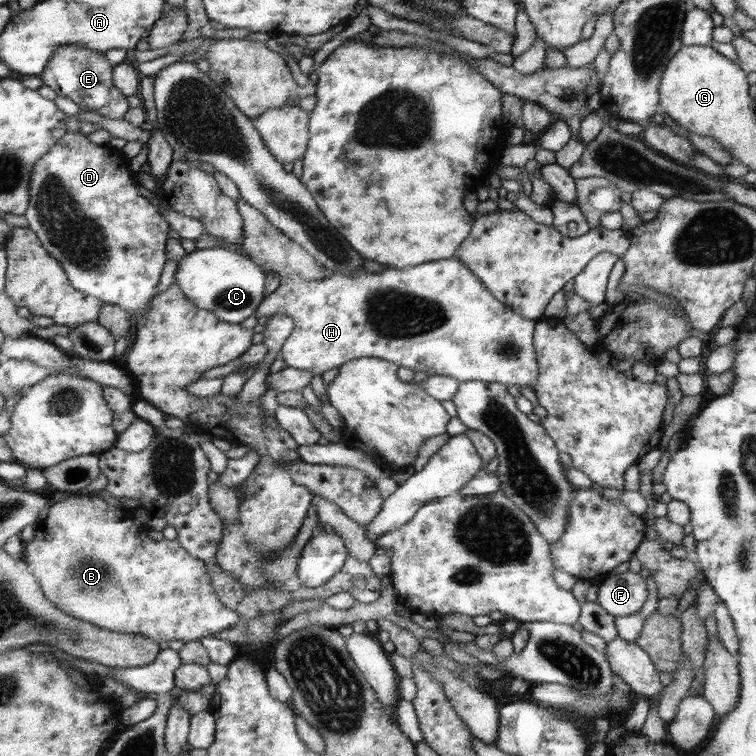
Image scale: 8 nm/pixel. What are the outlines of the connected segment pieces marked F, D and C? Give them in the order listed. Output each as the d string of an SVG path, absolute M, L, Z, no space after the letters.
M625 571L621 574L607 575L598 586L597 601L595 601L610 616L631 616L647 600L645 582L639 574Z
M67 132L31 169L30 204L23 216L28 230L41 240L51 258L62 265L75 290L118 306L134 324L148 312L157 294L157 282L166 255L167 222L131 186L123 158L119 152L119 162L111 164L111 150L101 145L93 146L81 133Z
M212 247L185 253L176 264L172 284L199 310L211 311L223 322L239 324L257 311L262 300L264 275L262 267L251 262L245 254Z

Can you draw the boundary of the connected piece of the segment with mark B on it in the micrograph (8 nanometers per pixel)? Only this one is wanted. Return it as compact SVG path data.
M72 494L62 501L50 502L41 526L37 526L33 538L23 544L22 560L39 579L43 595L59 611L90 622L101 630L139 634L163 647L171 640L181 640L185 644L211 637L211 634L237 624L239 616L215 597L203 562L191 558L175 539L165 546L145 546L147 542L145 524L135 526L131 524L131 518L125 522L123 512L109 506L97 494Z

